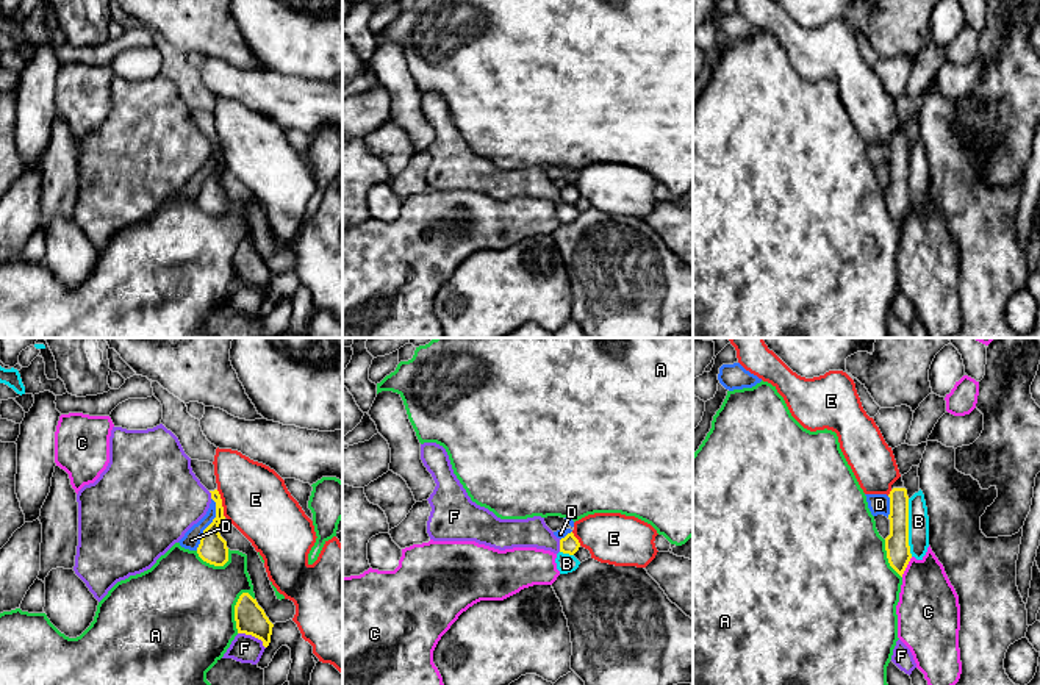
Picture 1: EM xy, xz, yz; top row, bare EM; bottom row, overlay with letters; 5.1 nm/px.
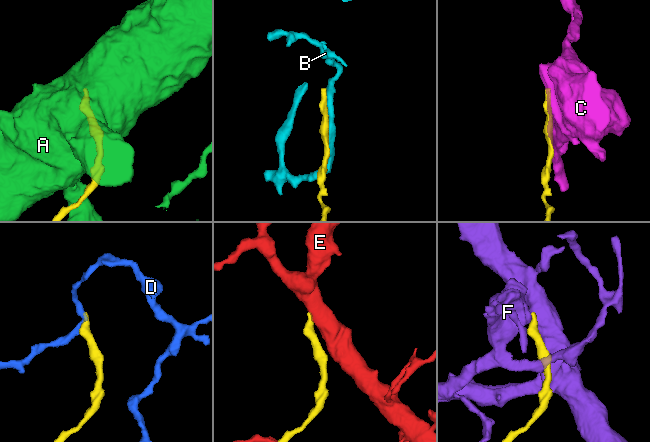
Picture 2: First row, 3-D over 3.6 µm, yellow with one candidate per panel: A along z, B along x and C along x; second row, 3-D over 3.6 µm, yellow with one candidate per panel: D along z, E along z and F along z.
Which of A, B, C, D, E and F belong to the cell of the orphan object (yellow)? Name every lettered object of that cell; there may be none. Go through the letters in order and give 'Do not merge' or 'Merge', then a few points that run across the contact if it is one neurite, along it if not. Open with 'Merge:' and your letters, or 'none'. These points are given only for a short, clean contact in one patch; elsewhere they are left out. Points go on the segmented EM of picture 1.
Merge: none
A: Do not merge
B: Do not merge
C: Do not merge
D: Do not merge. Line: xy (211, 498), (215, 502), (215, 518), (204, 530), (196, 549)
E: Do not merge. Line: xy (216, 490), (225, 516)
F: Do not merge

